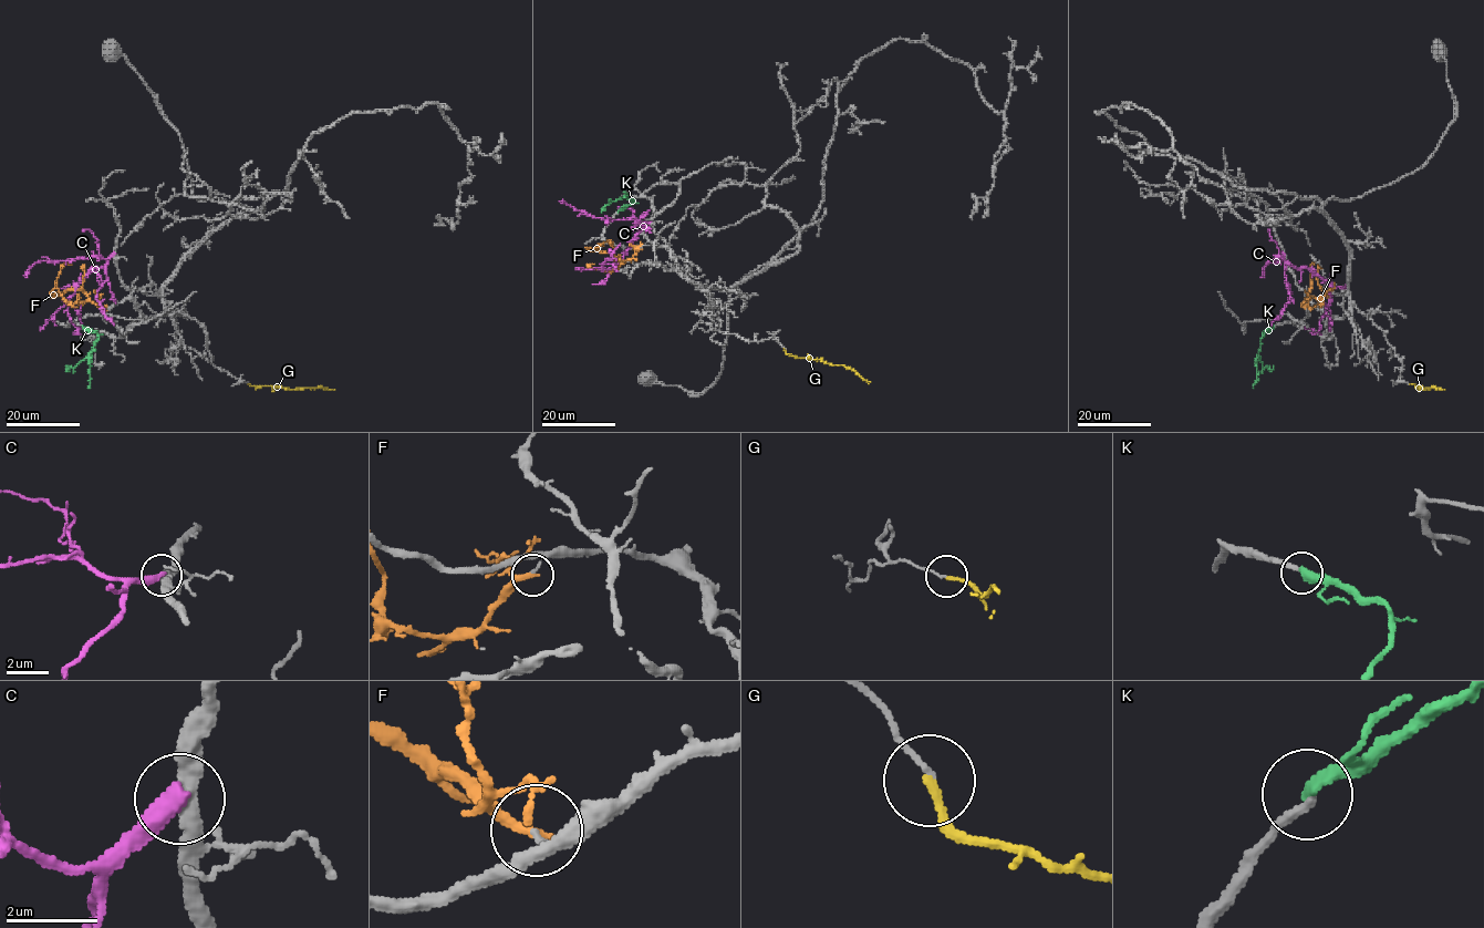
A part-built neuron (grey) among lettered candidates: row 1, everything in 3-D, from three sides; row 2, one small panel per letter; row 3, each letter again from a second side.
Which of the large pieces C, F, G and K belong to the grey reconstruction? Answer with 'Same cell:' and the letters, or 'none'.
Same cell: K

